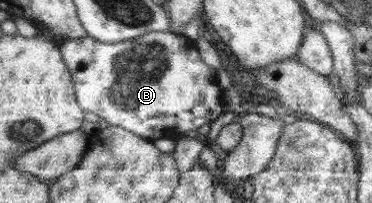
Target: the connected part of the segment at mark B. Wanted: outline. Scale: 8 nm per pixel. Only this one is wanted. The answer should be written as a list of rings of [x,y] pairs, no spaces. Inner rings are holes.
[[[169,31],[149,32],[131,41],[115,44],[85,36],[60,42],[59,47],[69,70],[72,71],[77,101],[82,109],[103,118],[109,125],[122,126],[143,138],[154,141],[157,138],[169,137],[177,140],[183,132],[197,130],[214,119],[221,118],[228,111],[223,89],[217,83],[216,70],[209,68],[201,60],[195,41],[185,35]],[[201,106],[209,109],[208,116],[195,114],[195,108]]]

